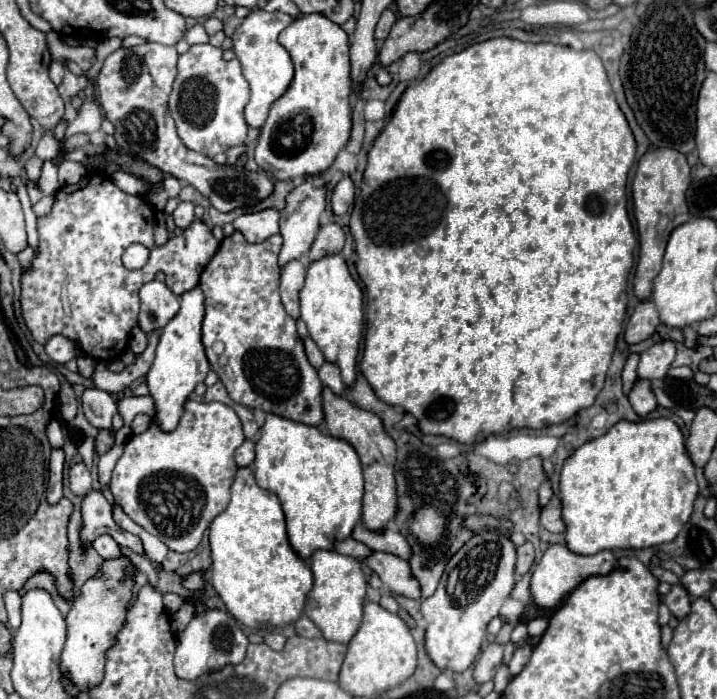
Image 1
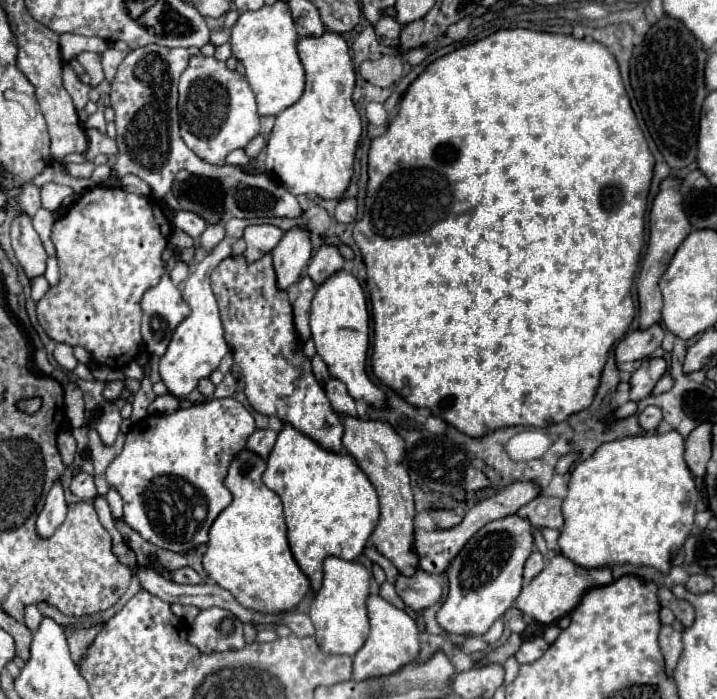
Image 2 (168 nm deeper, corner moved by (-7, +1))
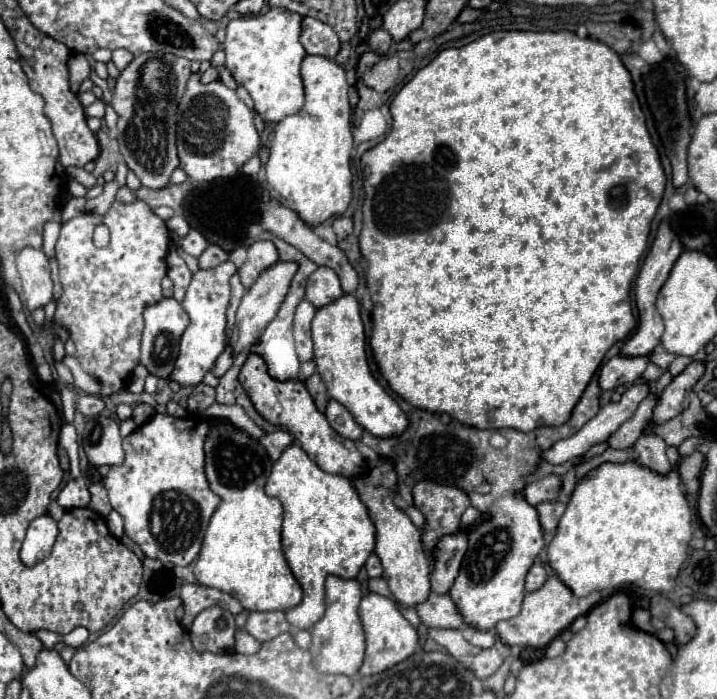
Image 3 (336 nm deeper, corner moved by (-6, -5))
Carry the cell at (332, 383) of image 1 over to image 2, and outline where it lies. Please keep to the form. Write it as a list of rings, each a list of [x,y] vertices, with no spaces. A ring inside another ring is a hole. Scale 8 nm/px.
[[[329,378],[327,384],[325,384],[325,392],[327,392],[327,398],[329,398],[335,412],[357,416],[355,400],[349,396],[349,392],[347,392],[347,388],[345,388],[345,384],[341,380]]]

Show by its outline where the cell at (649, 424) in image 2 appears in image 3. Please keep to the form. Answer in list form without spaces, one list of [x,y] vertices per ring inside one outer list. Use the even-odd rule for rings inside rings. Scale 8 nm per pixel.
[[[642,434],[638,438],[638,442],[634,444],[634,450],[638,454],[638,462],[644,468],[650,468],[652,472],[658,472],[658,474],[668,474],[672,470],[668,458],[666,458],[666,444],[662,438]]]

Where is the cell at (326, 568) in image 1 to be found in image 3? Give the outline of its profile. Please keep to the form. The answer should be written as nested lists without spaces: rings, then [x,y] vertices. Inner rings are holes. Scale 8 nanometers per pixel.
[[[328,576],[326,614],[320,622],[316,622],[310,628],[310,634],[312,634],[310,654],[314,656],[314,666],[318,668],[318,672],[344,674],[350,678],[358,676],[358,670],[364,660],[364,630],[358,616],[360,600],[362,600],[362,590],[358,580],[342,580],[338,576]]]

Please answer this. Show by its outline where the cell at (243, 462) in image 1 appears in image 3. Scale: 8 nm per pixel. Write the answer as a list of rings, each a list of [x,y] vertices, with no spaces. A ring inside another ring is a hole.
[[[278,430],[278,432],[266,434],[260,442],[262,442],[262,446],[266,448],[268,456],[270,456],[272,460],[278,460],[278,456],[284,452],[284,448],[288,448],[288,446],[294,442],[294,438],[292,438],[288,432]]]

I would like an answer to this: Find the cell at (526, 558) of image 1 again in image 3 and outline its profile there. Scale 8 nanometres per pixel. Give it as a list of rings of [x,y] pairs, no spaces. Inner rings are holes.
[[[536,562],[536,564],[530,568],[528,576],[526,576],[526,592],[538,590],[544,582],[546,582],[546,570],[544,570],[544,566],[542,566],[540,562]]]

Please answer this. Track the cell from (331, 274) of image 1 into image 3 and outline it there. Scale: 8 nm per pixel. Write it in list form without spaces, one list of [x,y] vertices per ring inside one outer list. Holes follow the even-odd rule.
[[[344,294],[336,302],[320,308],[312,320],[312,340],[314,340],[314,362],[322,376],[330,396],[340,402],[360,424],[376,438],[400,436],[408,428],[408,418],[396,404],[396,400],[378,384],[368,368],[366,358],[366,336],[360,318],[360,304],[354,294]]]

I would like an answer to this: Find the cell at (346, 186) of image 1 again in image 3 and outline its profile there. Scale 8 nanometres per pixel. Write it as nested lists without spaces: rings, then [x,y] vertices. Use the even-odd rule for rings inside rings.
[[[344,216],[336,218],[332,226],[334,226],[334,232],[336,232],[336,236],[338,236],[338,242],[344,240],[346,236],[350,236],[350,232],[352,232],[352,220],[350,220],[350,218],[344,218]]]

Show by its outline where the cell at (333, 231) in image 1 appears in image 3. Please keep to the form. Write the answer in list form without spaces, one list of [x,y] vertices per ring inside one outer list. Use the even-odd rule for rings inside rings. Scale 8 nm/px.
[[[322,266],[308,278],[306,300],[310,300],[316,308],[332,304],[334,300],[338,300],[338,296],[342,296],[342,288],[340,288],[340,280],[332,268]]]

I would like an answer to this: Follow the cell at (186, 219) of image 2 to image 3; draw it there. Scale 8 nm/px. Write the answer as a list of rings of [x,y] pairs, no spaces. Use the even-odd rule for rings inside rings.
[[[190,230],[190,234],[186,238],[182,238],[180,244],[182,244],[184,252],[190,254],[190,256],[194,256],[194,258],[198,258],[206,250],[206,246],[208,246],[206,238],[198,230]]]

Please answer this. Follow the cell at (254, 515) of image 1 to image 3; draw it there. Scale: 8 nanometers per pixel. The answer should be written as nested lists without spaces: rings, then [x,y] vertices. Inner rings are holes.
[[[206,418],[210,432],[206,436],[206,478],[210,490],[220,496],[202,550],[194,566],[198,584],[232,594],[250,612],[290,610],[302,600],[302,588],[296,582],[280,544],[282,504],[264,492],[266,476],[272,472],[272,460],[264,446],[222,418]]]

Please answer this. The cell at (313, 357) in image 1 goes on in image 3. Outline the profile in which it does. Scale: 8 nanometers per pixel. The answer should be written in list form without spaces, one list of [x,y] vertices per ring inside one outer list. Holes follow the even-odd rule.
[[[312,374],[312,376],[306,380],[306,388],[308,388],[308,392],[310,392],[310,396],[312,396],[316,408],[318,408],[320,412],[324,412],[328,400],[330,400],[330,396],[328,396],[328,390],[326,390],[324,382],[320,380],[320,376],[318,376],[318,374]]]

